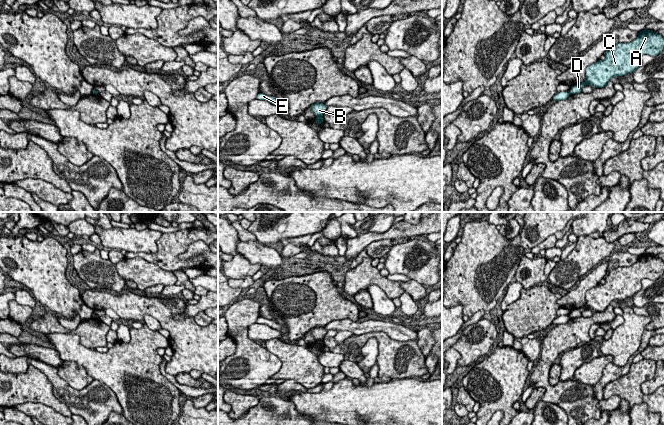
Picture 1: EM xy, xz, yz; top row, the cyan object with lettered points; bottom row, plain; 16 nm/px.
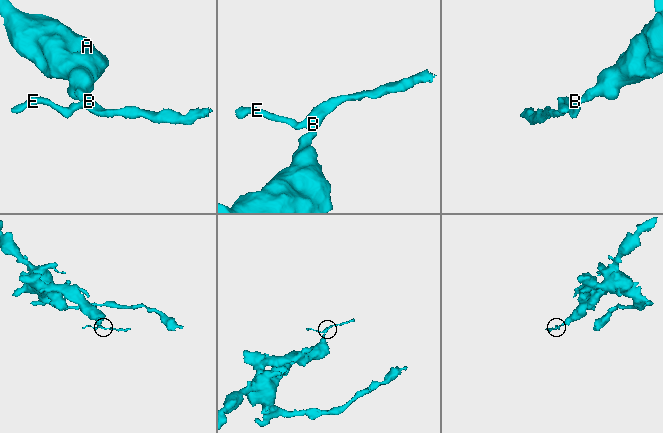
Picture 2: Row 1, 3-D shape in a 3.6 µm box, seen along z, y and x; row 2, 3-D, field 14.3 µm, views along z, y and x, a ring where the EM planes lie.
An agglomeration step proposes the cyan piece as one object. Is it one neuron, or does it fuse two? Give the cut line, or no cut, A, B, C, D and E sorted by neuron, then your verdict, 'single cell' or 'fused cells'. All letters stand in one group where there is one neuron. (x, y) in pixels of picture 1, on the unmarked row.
cut xz (316, 339), (322, 340); groups A C D / B E; fused cells

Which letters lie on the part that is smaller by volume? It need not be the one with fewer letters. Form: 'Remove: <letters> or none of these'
Remove: B, E

